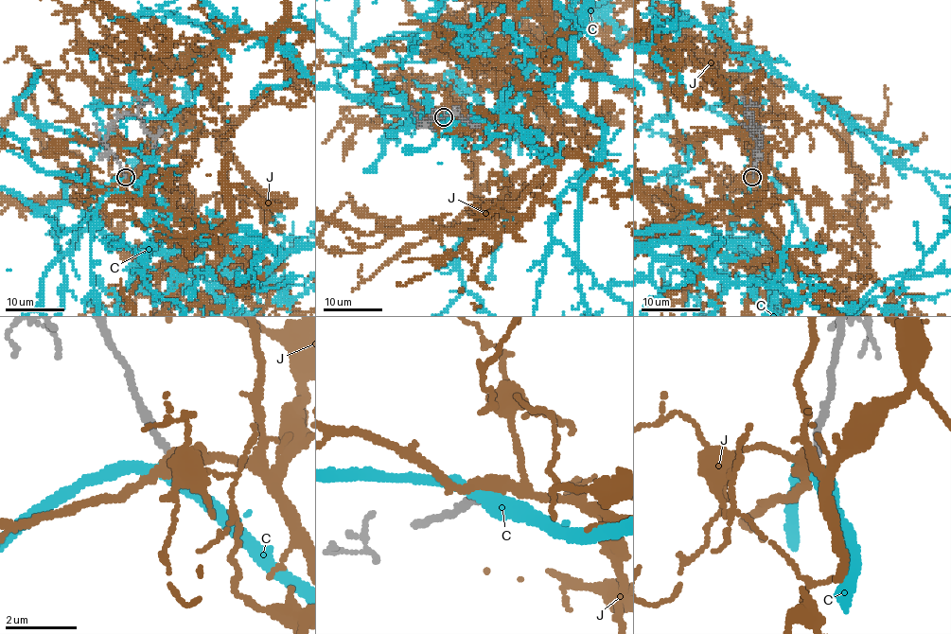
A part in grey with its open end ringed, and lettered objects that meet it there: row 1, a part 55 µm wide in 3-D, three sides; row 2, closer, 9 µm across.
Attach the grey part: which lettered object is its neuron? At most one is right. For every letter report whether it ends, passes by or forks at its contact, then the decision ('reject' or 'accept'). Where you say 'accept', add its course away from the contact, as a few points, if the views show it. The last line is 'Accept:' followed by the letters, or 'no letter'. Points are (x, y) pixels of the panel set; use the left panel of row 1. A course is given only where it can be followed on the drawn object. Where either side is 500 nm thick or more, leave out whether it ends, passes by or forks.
C: it passes by; accept
J: it passes by; reject
Accept: C

